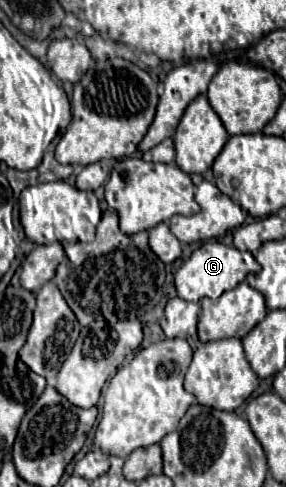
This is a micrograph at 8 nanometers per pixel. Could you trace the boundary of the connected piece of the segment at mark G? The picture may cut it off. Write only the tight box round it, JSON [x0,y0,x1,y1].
[174,241,260,303]

